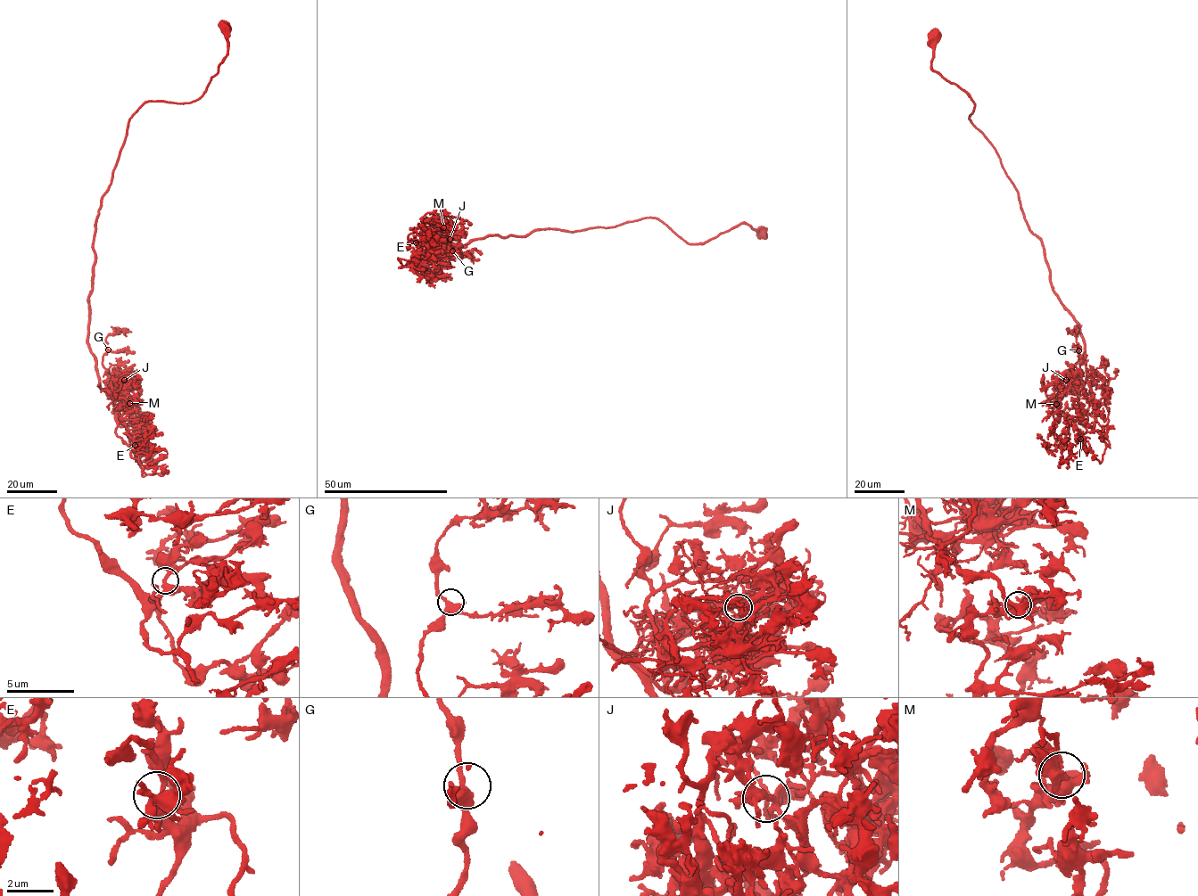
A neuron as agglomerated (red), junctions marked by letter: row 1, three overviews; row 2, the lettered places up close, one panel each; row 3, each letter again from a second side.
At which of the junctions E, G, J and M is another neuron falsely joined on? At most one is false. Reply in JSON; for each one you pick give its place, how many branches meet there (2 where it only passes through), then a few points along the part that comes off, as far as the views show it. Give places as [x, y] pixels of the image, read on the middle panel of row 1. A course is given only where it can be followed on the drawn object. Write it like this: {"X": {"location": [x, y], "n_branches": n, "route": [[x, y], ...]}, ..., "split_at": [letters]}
{"J": {"location": [450, 239], "n_branches": 5, "route": [[450, 239], [446, 239], [448, 247], [442, 249], [438, 242], [429, 238], [431, 218], [436, 210]]}, "split_at": ["J"]}

